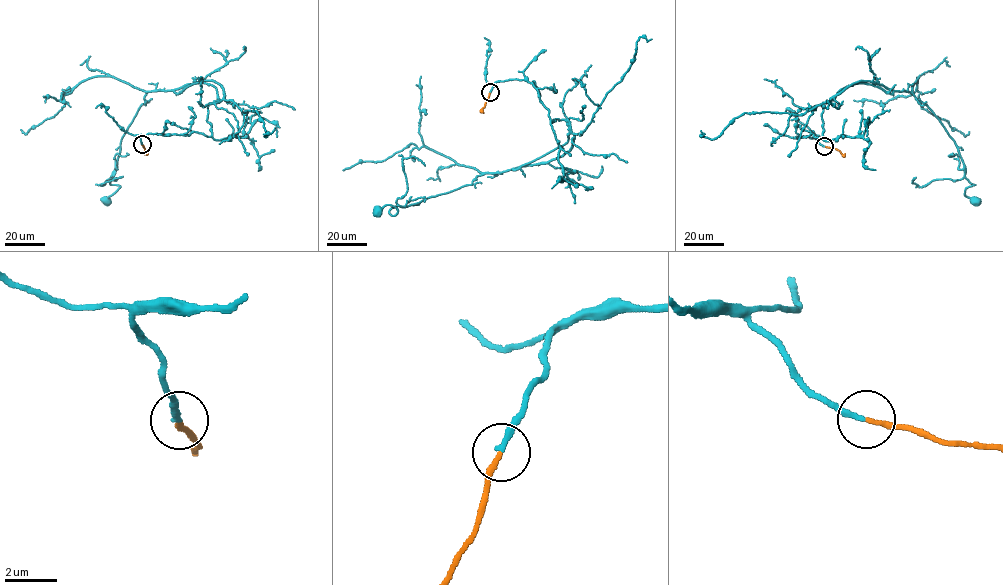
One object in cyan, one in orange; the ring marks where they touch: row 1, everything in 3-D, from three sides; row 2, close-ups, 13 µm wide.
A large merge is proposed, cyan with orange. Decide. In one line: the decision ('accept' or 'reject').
accept

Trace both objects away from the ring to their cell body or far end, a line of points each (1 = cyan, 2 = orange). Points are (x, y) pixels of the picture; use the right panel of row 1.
1: (825, 146), (797, 136), (822, 136), (821, 103), (846, 86), (910, 92), (953, 140), (976, 201)
2: (825, 146), (845, 154)

